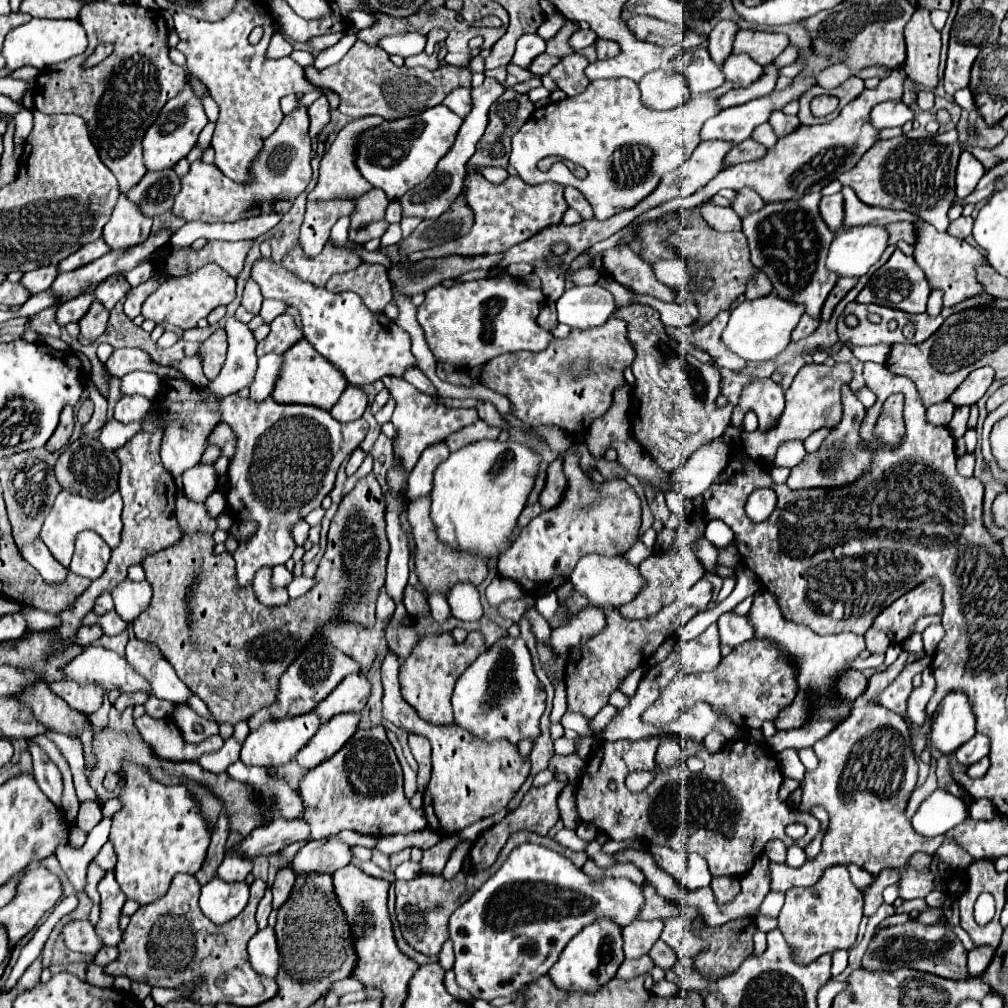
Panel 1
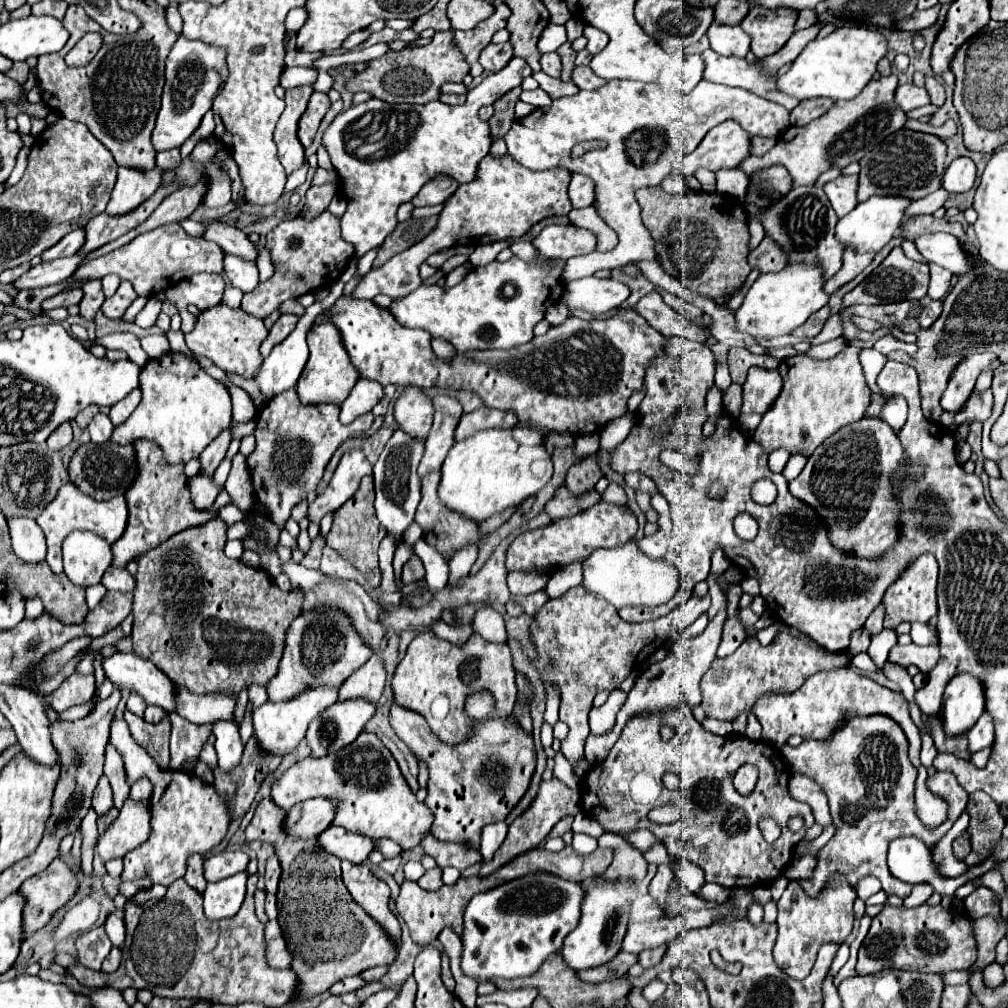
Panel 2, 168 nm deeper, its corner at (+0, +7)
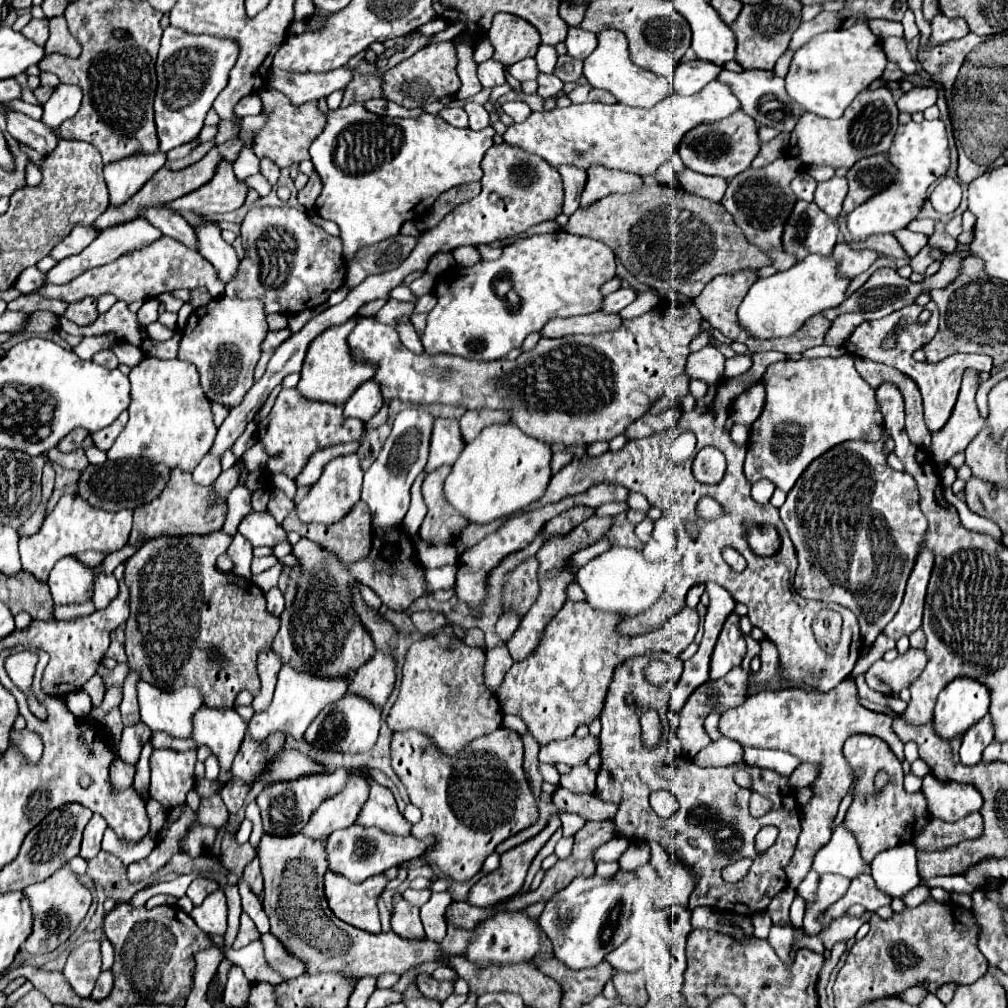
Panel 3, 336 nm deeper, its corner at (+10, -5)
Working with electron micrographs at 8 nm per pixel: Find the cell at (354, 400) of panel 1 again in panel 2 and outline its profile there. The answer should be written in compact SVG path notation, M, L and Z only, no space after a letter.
M360 379L346 401L340 405L340 421L352 423L356 417L372 411L372 407L384 397L384 387L380 383L372 383L372 379Z

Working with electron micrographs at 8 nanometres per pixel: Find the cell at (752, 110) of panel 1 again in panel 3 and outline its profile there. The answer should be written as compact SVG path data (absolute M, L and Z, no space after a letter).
M856 23L848 29L816 35L810 39L810 43L800 47L794 53L790 71L786 75L786 93L804 111L838 119L860 91L864 91L874 79L880 79L884 67L886 55L880 39L874 37L868 25Z

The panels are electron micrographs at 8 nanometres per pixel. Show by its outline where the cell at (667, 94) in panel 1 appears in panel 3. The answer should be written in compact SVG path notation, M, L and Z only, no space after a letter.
M688 61L688 63L678 63L676 73L672 75L672 91L678 95L694 95L698 93L706 83L710 83L718 75L720 67L714 63L706 61Z

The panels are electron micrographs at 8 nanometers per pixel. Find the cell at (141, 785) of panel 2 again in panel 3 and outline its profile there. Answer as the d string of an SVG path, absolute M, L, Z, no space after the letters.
M148 741L136 763L136 775L134 775L134 783L132 783L132 789L136 793L148 793L148 789L150 789L150 753L152 753L152 745Z

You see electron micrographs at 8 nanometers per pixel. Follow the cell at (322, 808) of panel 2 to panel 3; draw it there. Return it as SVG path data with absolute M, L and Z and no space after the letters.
M356 777L338 795L326 799L314 811L314 815L308 819L300 833L312 839L324 839L326 835L330 835L330 831L354 825L358 811L362 809L366 799L368 799L368 781L364 777Z

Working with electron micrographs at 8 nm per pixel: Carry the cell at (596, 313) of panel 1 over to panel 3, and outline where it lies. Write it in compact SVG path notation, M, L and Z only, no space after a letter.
M618 289L618 291L614 291L614 293L610 293L610 295L606 295L602 299L600 311L604 311L604 313L618 313L626 305L630 305L634 299L636 299L636 293L632 289Z

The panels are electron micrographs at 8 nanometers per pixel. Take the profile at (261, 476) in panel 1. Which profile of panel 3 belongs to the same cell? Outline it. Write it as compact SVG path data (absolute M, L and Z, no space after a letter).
M282 389L280 395L276 397L276 403L270 415L262 423L258 423L258 439L262 441L264 451L268 455L268 461L264 467L264 473L266 473L264 485L268 485L268 477L272 473L284 473L290 479L296 479L306 467L312 453L324 447L358 441L362 433L364 433L364 421L346 419L342 415L342 407L304 399L296 389Z

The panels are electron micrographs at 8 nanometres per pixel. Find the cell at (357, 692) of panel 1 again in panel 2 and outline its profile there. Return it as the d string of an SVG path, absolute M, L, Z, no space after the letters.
M372 655L358 671L352 673L352 677L346 679L346 683L340 687L338 699L370 699L372 703L378 703L382 689L386 683L386 669L384 661L378 655Z

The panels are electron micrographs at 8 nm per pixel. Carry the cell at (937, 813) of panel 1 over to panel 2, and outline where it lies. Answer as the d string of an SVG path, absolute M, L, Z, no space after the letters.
M918 767L918 779L916 779L916 807L918 807L918 815L922 819L924 825L928 827L936 827L944 821L946 817L946 809L948 805L944 803L944 799L934 797L928 789L926 789L926 767Z

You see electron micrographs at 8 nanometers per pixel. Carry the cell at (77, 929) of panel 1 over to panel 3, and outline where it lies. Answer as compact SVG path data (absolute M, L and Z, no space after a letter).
M86 941L68 955L68 961L64 967L64 977L68 979L68 983L80 997L90 997L94 983L102 971L100 965L102 965L100 943Z

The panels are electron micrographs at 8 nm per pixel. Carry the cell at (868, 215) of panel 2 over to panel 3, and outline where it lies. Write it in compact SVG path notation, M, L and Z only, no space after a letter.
M940 119L936 121L922 121L898 127L898 135L894 137L894 143L890 147L890 161L898 167L896 181L886 189L874 195L874 199L868 199L860 207L856 207L852 213L846 215L846 227L852 235L854 243L866 241L870 235L882 235L882 233L894 233L898 229L904 229L922 209L922 203L926 199L928 185L946 173L950 165L950 151L948 151L948 139L946 129Z

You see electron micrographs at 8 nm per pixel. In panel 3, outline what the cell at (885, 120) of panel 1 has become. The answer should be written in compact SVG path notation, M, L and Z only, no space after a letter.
M920 85L920 87L914 87L912 91L904 93L900 99L898 99L898 111L900 113L916 113L916 111L924 111L928 109L930 105L936 103L936 87L932 85Z

